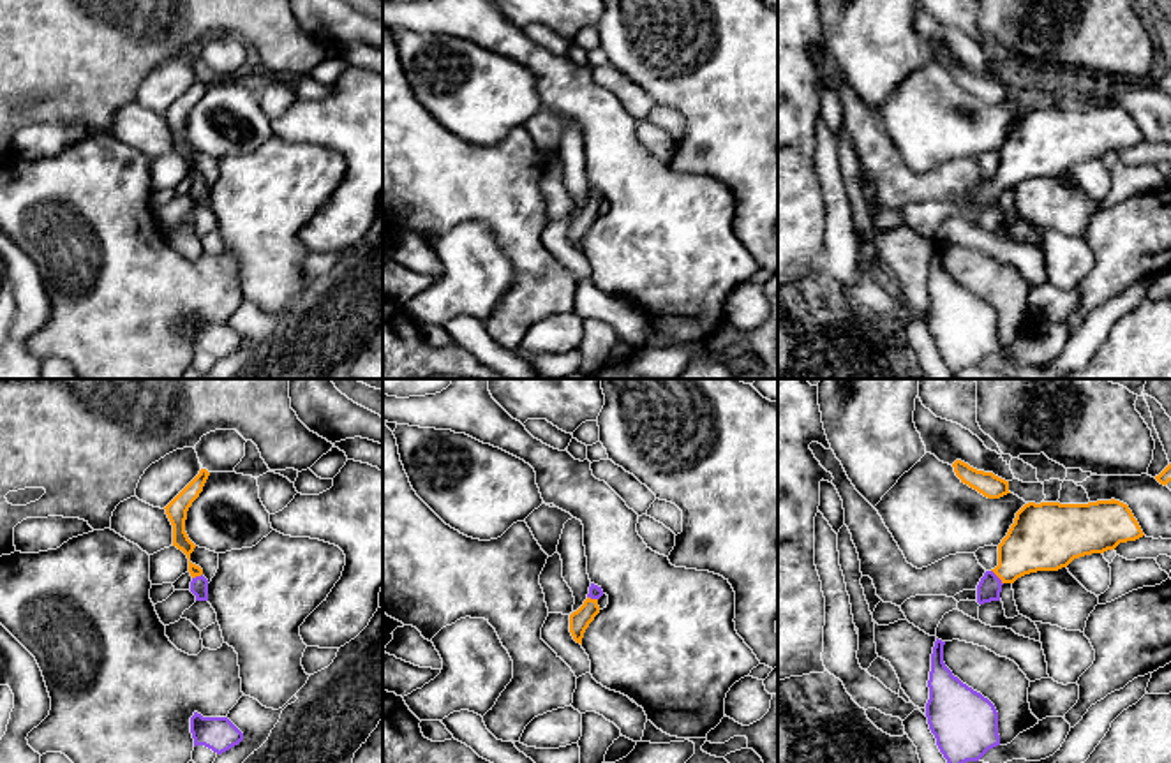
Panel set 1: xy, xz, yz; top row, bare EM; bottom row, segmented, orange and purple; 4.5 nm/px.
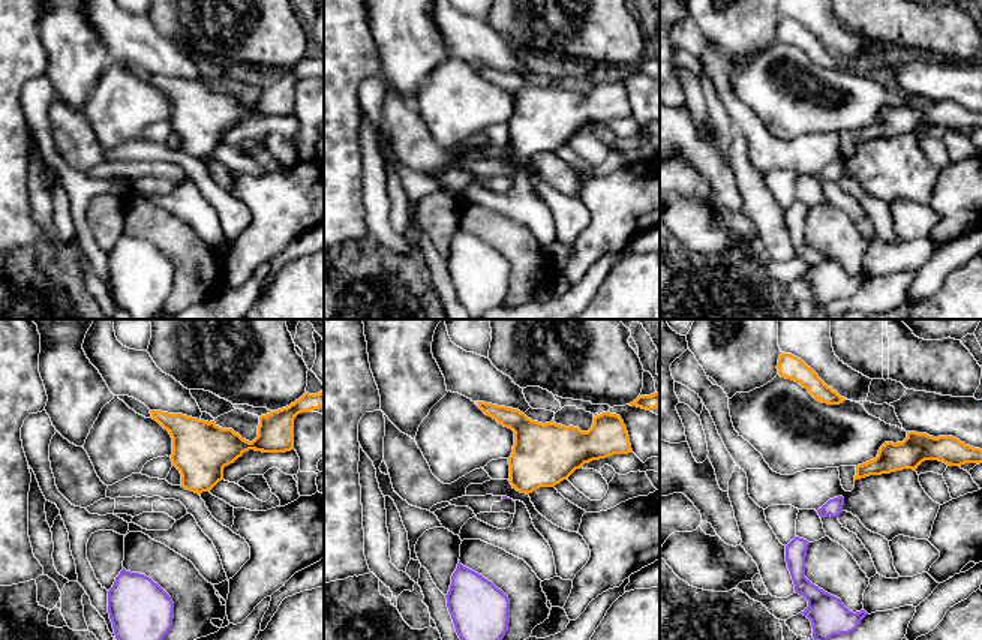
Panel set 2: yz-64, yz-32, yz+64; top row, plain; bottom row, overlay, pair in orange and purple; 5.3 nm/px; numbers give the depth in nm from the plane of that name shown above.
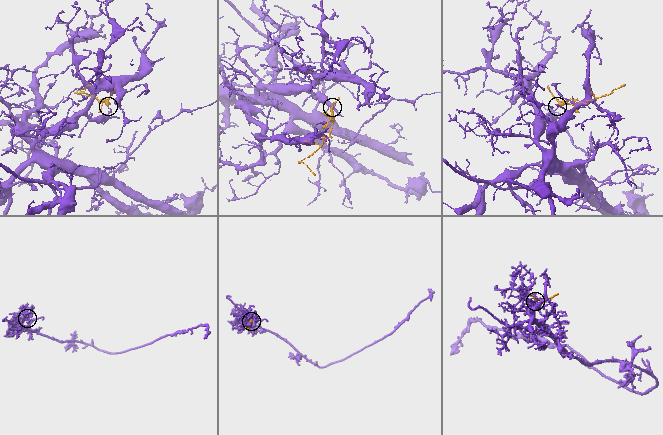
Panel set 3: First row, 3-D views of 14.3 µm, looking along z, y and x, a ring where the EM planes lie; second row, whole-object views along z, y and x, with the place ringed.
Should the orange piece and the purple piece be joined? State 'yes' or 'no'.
yes

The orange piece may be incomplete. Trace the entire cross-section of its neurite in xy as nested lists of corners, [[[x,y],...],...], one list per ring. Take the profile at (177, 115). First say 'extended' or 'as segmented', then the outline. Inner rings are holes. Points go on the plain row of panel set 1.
extended; [[[201,74],[199,79],[164,113],[173,130],[173,152],[182,155],[189,164],[189,178],[192,181],[190,197],[196,201],[196,206],[208,206],[208,185],[203,181],[203,174],[190,167],[190,159],[196,150],[185,137],[185,125],[189,113],[203,97],[208,81],[210,78]]]

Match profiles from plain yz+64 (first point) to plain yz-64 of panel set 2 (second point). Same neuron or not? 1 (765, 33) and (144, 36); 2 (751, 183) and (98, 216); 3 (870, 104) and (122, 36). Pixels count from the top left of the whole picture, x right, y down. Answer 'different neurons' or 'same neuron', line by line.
1: different neurons
2: same neuron
3: different neurons

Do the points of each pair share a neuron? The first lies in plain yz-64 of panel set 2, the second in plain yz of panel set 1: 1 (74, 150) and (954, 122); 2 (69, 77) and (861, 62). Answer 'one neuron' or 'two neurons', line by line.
1: two neurons
2: one neuron

